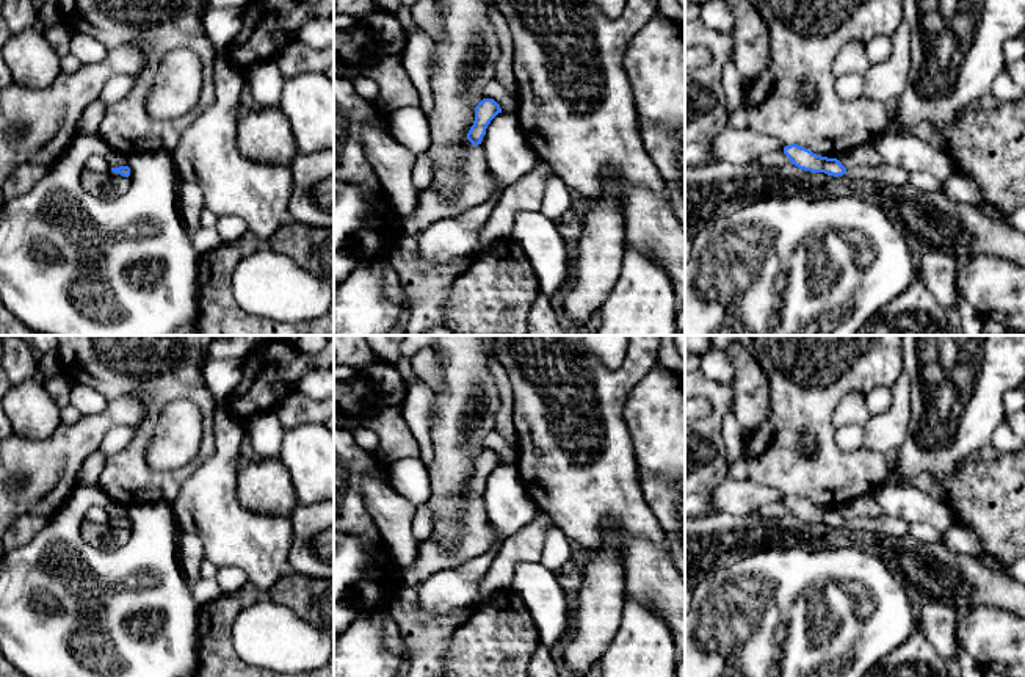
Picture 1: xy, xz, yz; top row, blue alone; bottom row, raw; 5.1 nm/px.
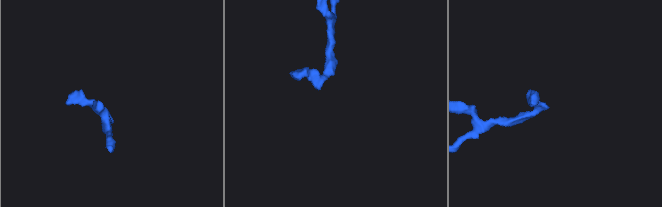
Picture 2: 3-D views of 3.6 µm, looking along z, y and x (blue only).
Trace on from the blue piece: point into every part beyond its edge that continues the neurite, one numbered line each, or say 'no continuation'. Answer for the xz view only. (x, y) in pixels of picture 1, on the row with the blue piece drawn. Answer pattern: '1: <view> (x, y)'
1: xz (477, 188)

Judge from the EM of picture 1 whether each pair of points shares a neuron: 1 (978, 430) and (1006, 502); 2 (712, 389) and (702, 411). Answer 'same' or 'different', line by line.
1: different
2: different

